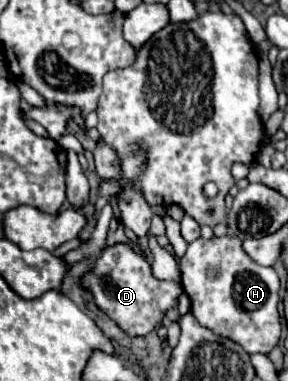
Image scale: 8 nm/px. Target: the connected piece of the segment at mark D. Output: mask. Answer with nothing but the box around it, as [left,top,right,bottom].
[82,243,182,335]

